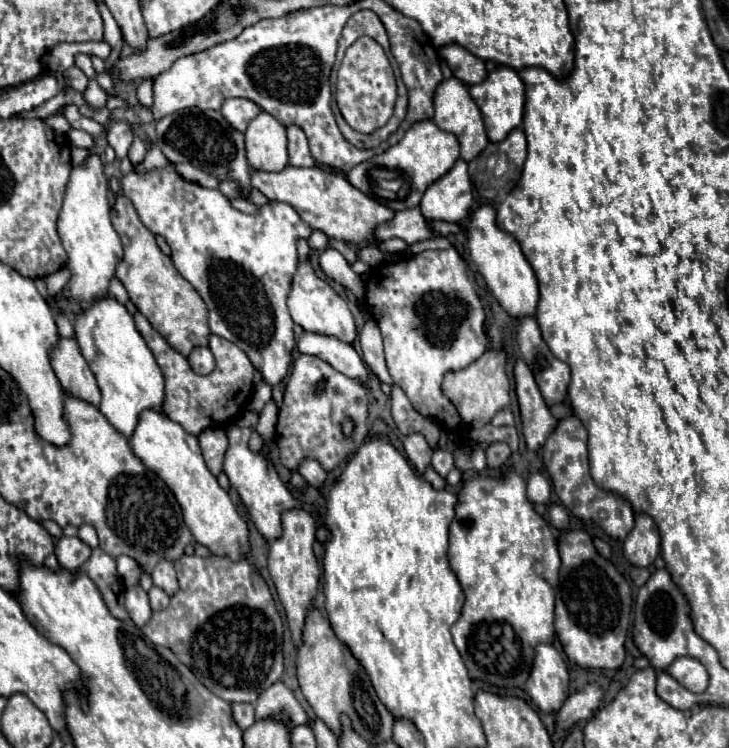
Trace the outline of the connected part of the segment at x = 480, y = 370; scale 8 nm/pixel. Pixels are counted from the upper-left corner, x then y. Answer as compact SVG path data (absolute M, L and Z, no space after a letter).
M485 351L469 367L445 373L441 389L443 389L445 397L455 405L463 423L467 423L471 427L487 425L493 419L493 415L501 409L505 409L511 401L511 397L509 397L511 385L509 385L507 373L505 373L505 351Z

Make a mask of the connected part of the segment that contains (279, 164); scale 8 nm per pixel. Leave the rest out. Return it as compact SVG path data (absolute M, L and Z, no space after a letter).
M265 111L249 121L245 149L249 165L257 171L281 171L289 163L285 127Z

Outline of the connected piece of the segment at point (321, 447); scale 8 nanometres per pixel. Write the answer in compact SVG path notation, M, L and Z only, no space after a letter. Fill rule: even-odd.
M299 355L293 363L293 371L285 387L285 399L279 409L277 447L281 463L295 471L299 461L317 459L325 471L333 471L367 437L367 405L367 389L359 379L339 373L315 355ZM345 417L355 421L355 433L349 439L341 433L341 421Z

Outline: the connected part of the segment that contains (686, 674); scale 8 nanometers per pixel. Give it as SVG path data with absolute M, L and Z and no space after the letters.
M679 657L671 663L671 667L667 669L671 677L675 677L683 687L701 693L707 685L707 669L701 665L701 661L693 659L693 657Z

